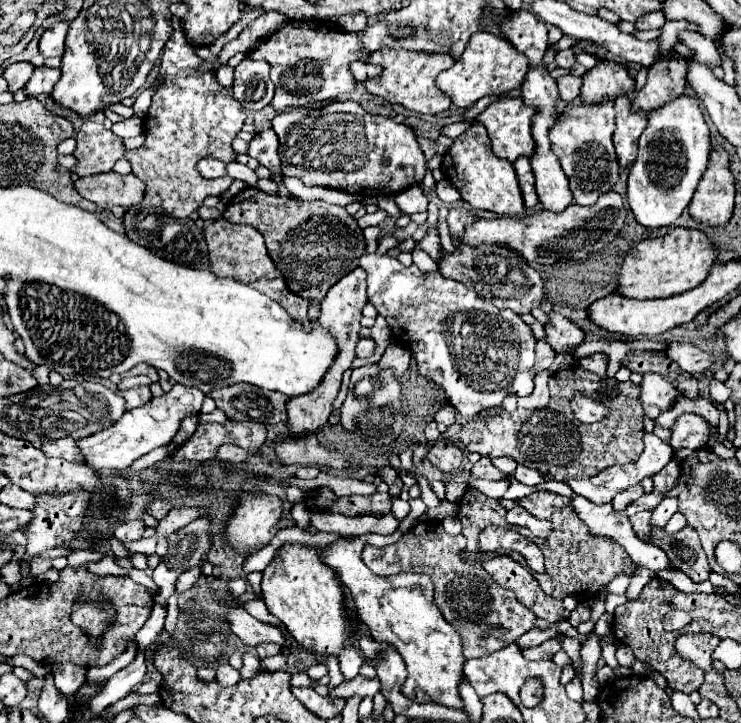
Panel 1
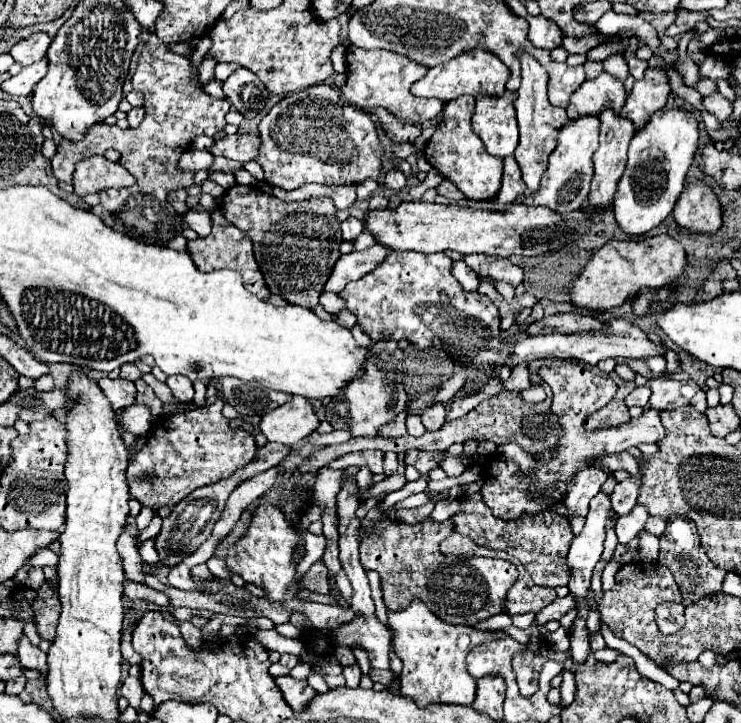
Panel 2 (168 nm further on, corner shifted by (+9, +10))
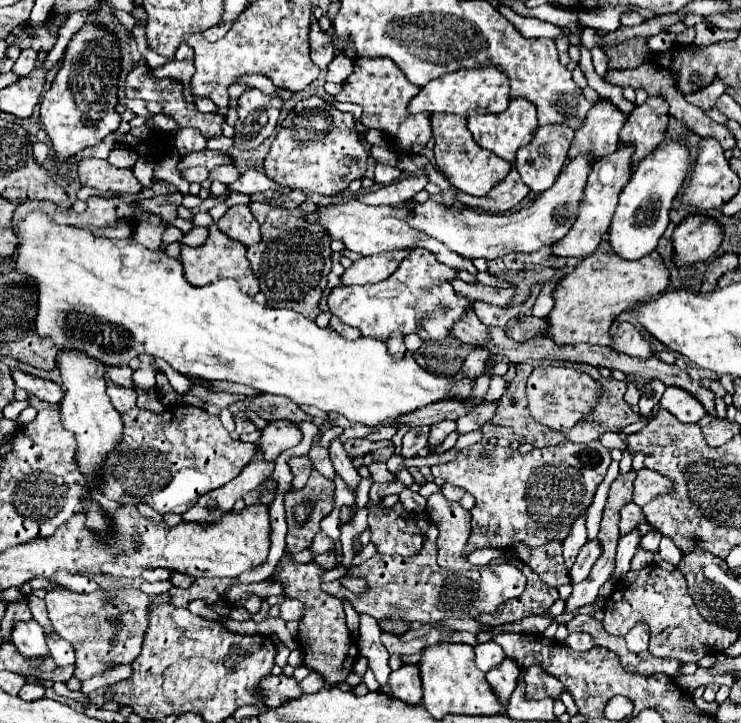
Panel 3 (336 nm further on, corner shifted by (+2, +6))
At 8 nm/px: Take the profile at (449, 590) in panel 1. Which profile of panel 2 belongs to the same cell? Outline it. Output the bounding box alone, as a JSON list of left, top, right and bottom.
[360,518,518,626]

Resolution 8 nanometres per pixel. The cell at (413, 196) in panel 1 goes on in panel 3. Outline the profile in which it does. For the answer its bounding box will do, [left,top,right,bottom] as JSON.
[375,164,401,184]

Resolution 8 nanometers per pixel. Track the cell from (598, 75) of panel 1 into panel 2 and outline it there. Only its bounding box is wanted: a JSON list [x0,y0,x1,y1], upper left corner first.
[568,72,626,120]

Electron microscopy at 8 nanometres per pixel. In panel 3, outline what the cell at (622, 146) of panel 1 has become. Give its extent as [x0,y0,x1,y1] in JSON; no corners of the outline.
[551,146,633,258]

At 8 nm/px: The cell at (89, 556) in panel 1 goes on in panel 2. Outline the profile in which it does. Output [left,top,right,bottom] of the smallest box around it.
[28,548,58,568]

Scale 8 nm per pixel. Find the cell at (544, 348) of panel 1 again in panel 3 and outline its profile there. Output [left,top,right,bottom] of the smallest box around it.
[457,402,499,434]

